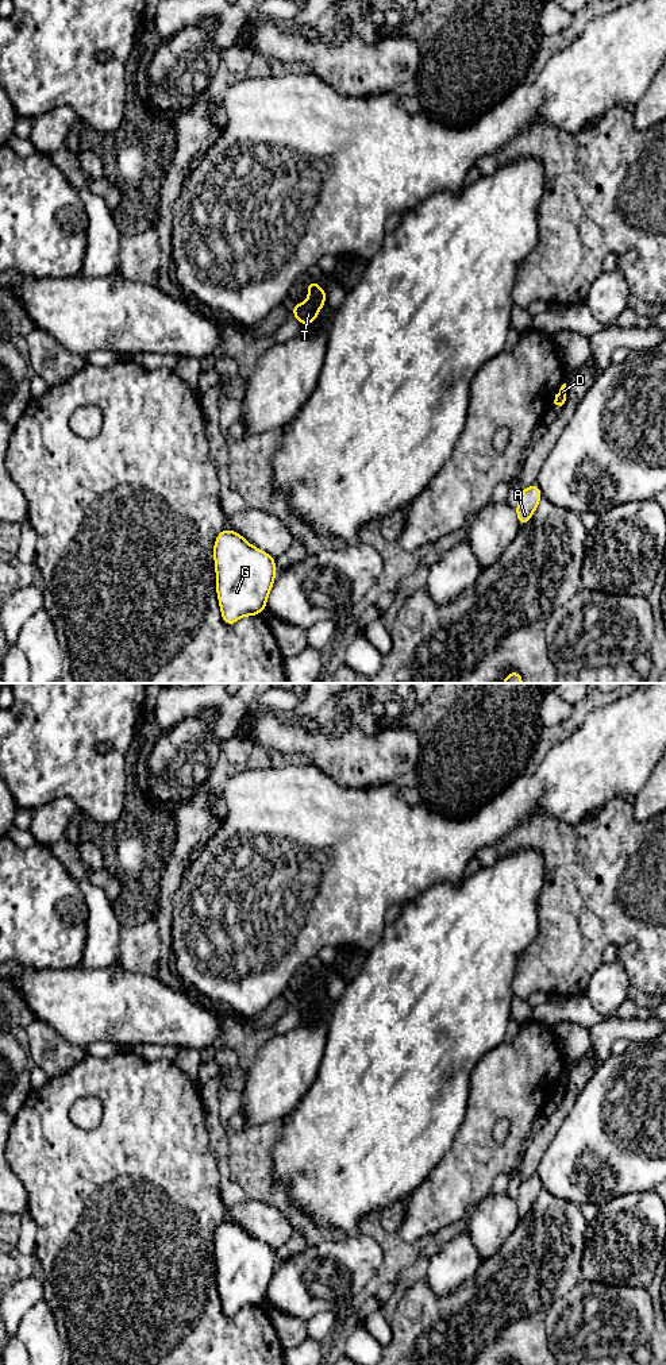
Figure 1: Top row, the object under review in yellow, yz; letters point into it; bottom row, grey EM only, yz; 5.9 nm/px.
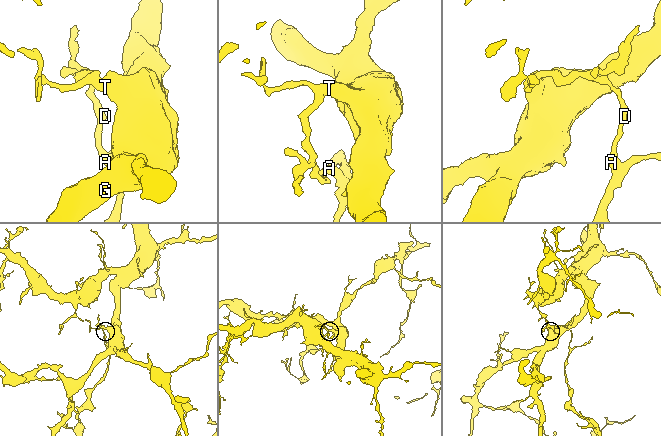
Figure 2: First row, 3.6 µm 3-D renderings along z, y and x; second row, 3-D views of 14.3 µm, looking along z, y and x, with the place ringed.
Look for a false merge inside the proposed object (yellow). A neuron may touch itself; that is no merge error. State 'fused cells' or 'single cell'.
fused cells

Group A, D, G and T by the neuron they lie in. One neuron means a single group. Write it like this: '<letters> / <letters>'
A D T / G

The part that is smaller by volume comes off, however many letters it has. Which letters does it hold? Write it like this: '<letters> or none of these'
A, D, T

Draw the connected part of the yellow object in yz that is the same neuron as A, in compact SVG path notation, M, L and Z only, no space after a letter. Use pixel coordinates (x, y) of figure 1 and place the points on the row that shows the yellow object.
M534 483L530 487L521 490L521 494L519 497L519 504L515 508L520 527L524 527L531 520L540 498L542 498L542 491L538 483Z

